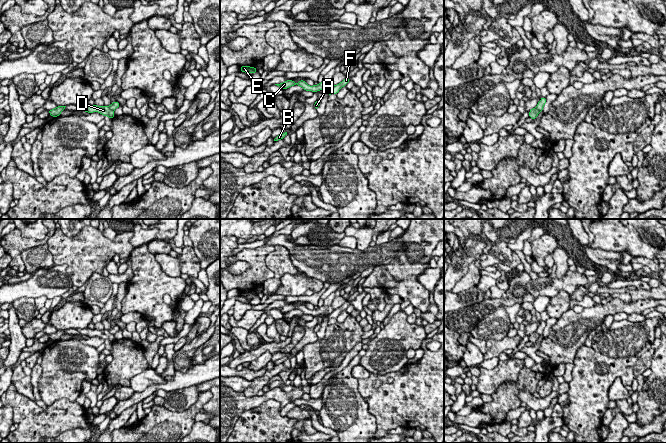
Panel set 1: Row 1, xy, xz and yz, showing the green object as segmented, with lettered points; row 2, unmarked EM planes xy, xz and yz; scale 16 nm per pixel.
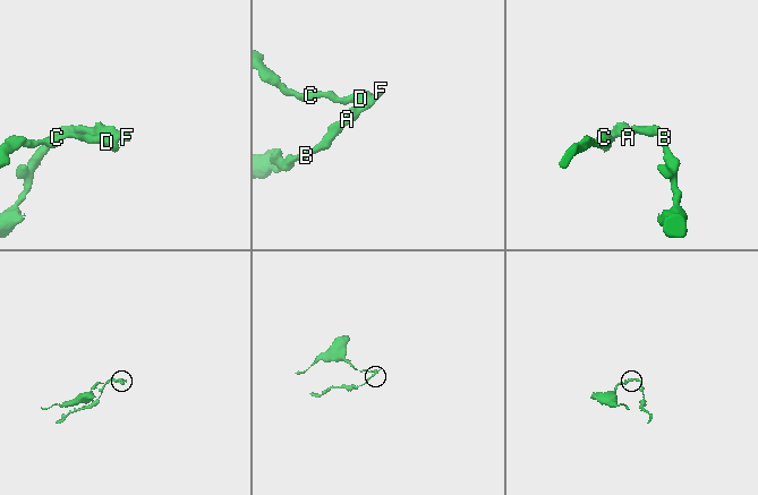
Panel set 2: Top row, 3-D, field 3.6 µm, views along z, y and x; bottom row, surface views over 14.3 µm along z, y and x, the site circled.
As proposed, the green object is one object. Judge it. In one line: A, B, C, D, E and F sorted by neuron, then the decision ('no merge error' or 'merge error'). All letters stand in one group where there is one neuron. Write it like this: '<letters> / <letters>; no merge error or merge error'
A B F / C D E; merge error

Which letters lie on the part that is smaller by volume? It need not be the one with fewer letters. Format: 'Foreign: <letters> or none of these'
Foreign: A, B, F

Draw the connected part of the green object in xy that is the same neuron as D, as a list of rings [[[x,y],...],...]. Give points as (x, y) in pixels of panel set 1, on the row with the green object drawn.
[[[77,104],[76,106],[80,110],[83,110],[85,112],[88,112],[88,113],[98,112],[104,115],[105,117],[108,116],[110,119],[113,119],[113,117],[115,116],[114,111],[105,105],[104,106],[97,106],[97,105],[92,106],[90,104],[85,104],[85,105]]]

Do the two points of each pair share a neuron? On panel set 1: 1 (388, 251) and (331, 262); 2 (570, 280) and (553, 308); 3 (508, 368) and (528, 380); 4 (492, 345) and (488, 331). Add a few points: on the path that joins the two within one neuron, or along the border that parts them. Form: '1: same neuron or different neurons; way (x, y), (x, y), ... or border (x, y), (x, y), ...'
1: same neuron; way (374, 256), (359, 261), (345, 262)
2: different neurons; border (569, 294), (560, 290), (549, 299)
3: different neurons; border (524, 365), (515, 381), (506, 381), (499, 386)
4: different neurons; border (506, 335), (501, 339), (488, 339), (486, 341)

